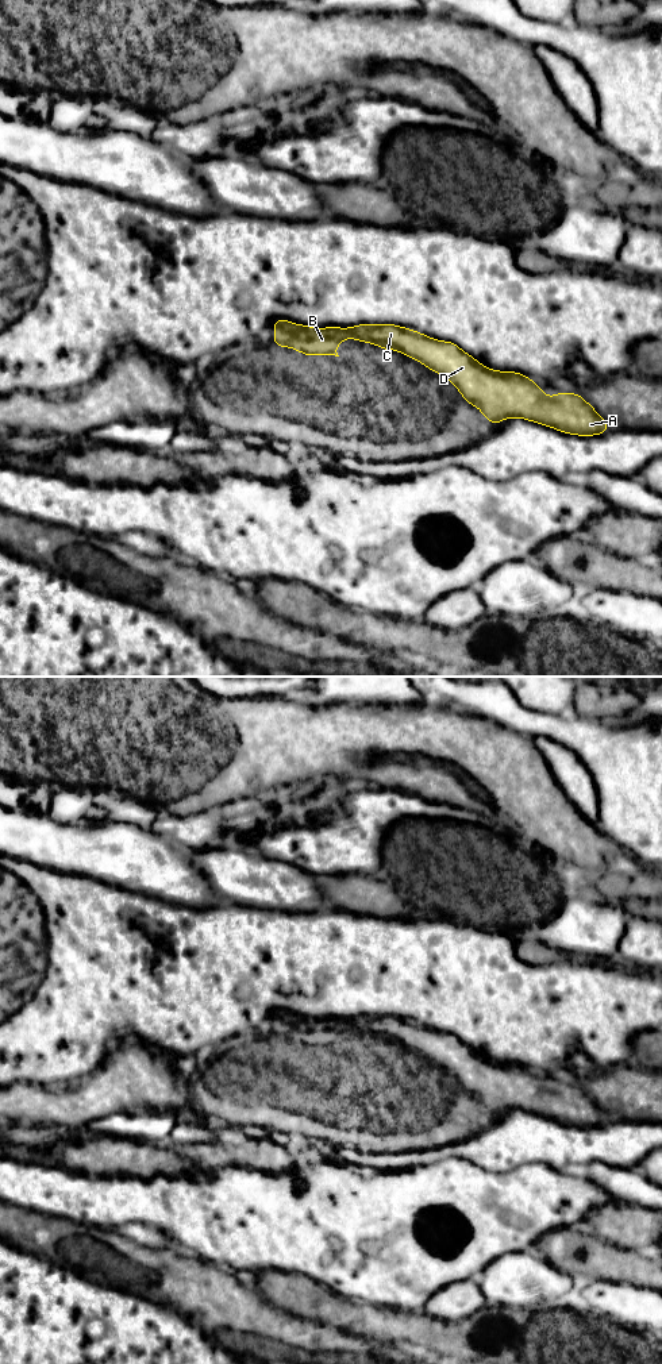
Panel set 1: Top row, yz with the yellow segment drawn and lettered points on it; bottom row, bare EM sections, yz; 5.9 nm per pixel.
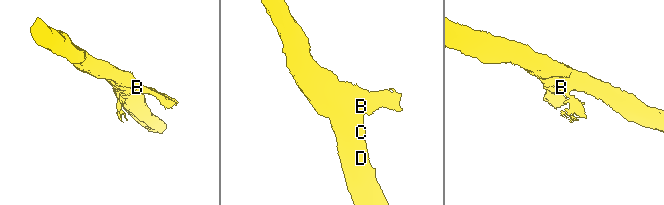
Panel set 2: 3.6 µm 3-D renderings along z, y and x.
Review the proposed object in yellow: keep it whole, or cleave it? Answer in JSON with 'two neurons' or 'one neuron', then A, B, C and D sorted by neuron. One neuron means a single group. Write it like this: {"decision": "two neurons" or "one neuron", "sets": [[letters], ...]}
{"decision": "two neurons", "sets": [["A", "C", "D"], ["B"]]}

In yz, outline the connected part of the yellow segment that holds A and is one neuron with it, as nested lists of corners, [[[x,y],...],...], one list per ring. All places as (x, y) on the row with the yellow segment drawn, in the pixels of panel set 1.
[[[359,324],[350,331],[357,340],[382,346],[386,354],[394,348],[438,371],[493,424],[521,417],[581,436],[605,434],[609,428],[580,394],[558,393],[549,397],[528,377],[490,370],[451,342],[440,342],[393,324]]]

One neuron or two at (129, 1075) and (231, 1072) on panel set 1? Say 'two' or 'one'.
one

